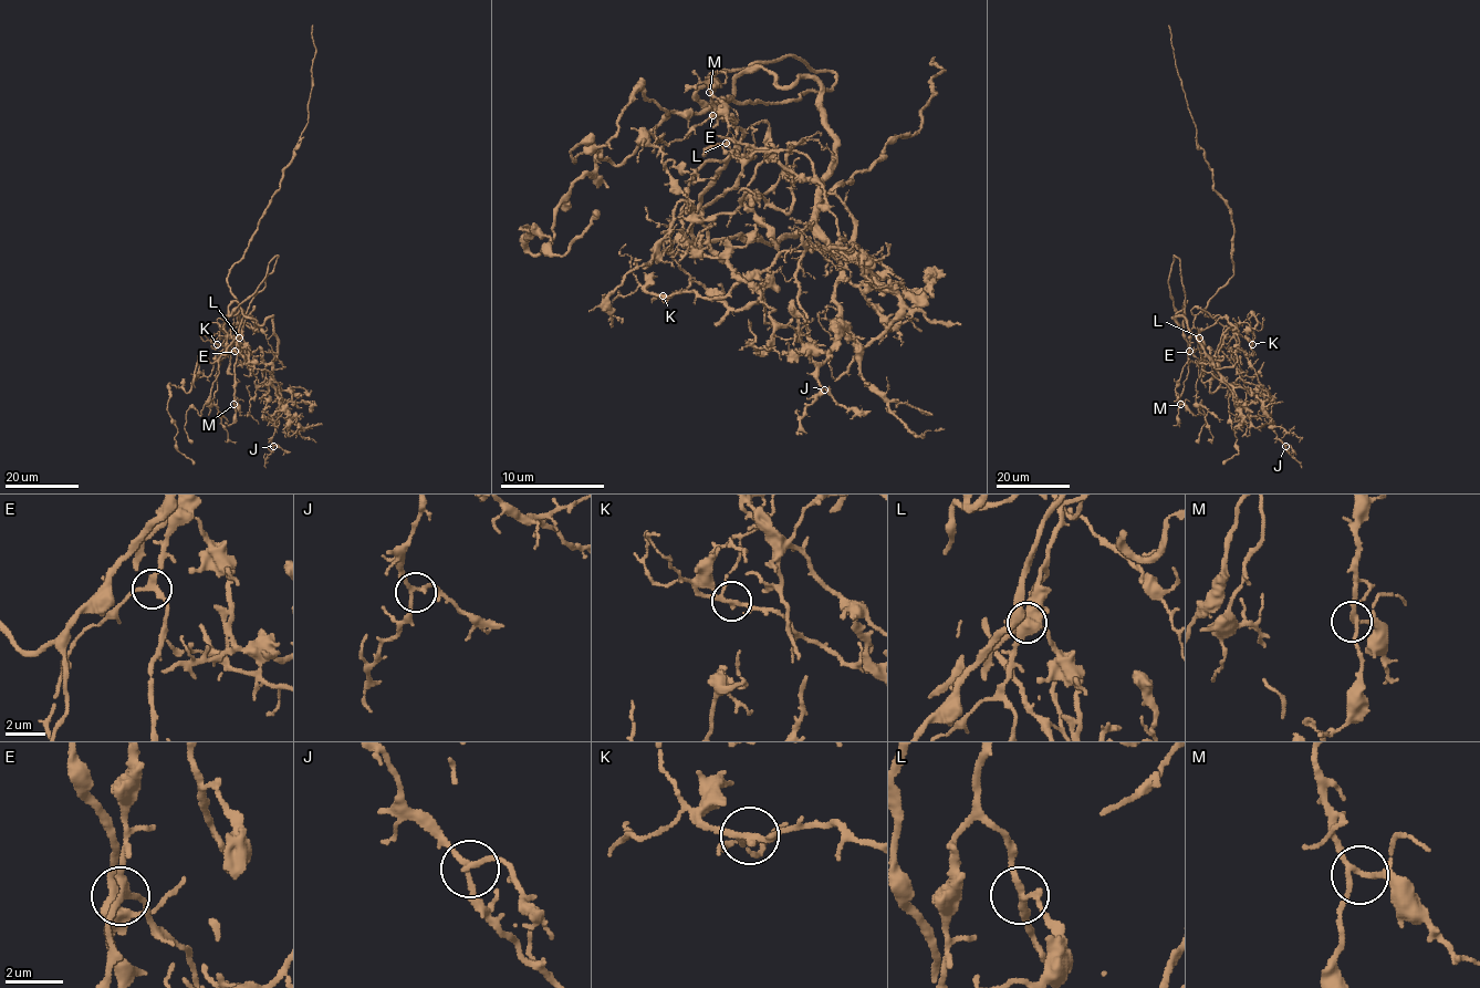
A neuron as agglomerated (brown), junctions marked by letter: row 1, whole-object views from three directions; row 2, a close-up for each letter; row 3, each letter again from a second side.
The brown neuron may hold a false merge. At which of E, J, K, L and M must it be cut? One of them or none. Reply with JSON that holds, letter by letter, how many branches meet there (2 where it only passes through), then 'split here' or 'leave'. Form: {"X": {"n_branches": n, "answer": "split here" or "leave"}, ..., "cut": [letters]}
{"E": {"n_branches": 3, "answer": "leave"}, "J": {"n_branches": 3, "answer": "leave"}, "K": {"n_branches": 3, "answer": "leave"}, "L": {"n_branches": 3, "answer": "split here"}, "M": {"n_branches": 3, "answer": "leave"}, "cut": ["L"]}

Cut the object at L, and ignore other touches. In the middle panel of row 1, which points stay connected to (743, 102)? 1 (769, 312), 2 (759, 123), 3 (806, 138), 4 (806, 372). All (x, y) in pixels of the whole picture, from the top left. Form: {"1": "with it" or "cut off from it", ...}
{"1": "cut off from it", "2": "cut off from it", "3": "cut off from it", "4": "with it"}

